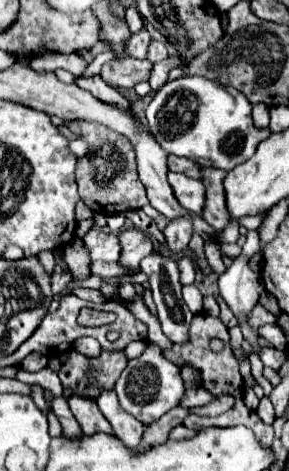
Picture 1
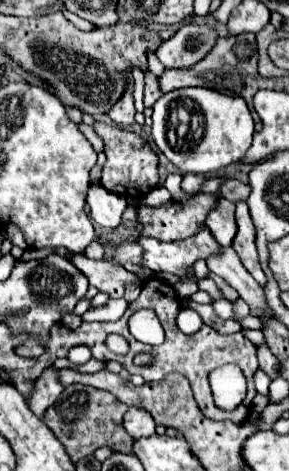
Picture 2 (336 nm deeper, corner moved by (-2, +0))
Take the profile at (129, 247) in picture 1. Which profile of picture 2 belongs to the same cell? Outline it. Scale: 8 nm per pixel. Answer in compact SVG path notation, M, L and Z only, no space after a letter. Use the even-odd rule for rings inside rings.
M198 194L184 204L166 202L162 206L138 206L138 222L142 224L142 236L164 242L192 238L200 226L206 224L206 216L216 208L218 194Z

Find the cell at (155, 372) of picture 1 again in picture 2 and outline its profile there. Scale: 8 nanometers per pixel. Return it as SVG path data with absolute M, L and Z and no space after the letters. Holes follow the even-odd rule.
M128 408L128 412L124 414L124 430L136 440L136 438L148 438L154 434L154 420L148 412L138 410L138 408Z

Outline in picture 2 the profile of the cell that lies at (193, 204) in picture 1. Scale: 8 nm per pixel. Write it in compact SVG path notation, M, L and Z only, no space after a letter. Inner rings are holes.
M220 198L218 200L218 206L208 214L206 218L206 226L208 230L212 232L212 236L216 238L216 242L226 248L226 246L232 246L232 238L236 236L236 218L234 218L234 210L236 206L226 200L226 198Z

